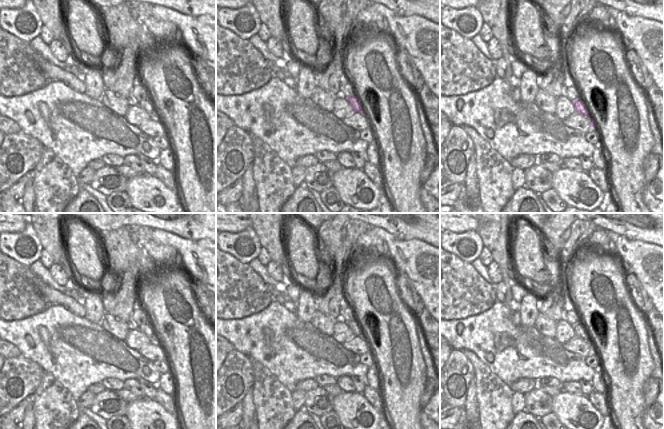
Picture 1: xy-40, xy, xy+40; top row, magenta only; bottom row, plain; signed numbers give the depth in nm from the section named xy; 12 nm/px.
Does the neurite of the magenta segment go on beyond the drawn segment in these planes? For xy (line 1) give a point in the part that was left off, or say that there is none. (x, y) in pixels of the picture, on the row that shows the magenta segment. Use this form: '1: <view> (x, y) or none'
1: none

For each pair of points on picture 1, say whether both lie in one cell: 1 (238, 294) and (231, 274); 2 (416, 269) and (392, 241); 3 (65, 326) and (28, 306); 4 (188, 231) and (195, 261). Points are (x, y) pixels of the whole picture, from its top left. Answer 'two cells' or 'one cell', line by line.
1: one cell
2: one cell
3: two cells
4: two cells

